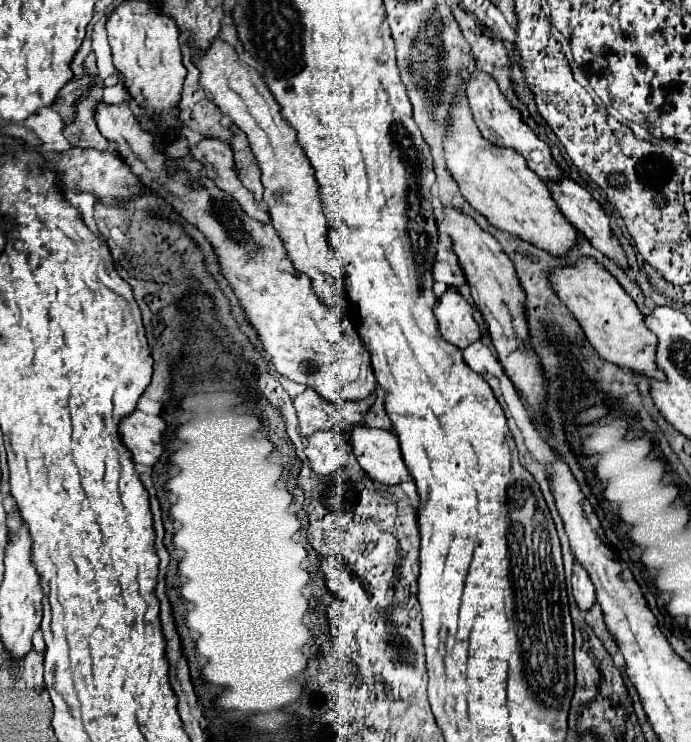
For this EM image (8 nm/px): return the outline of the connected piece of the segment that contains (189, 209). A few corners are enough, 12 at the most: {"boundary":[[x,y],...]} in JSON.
{"boundary":[[129,103],[105,139],[211,243],[279,375],[331,403],[377,385],[351,317],[325,305],[271,223],[165,173]]}

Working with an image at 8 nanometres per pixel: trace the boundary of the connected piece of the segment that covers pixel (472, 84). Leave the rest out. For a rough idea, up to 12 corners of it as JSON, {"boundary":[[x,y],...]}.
{"boundary":[[483,71],[467,79],[479,131],[513,147],[541,179],[559,179],[551,149]]}

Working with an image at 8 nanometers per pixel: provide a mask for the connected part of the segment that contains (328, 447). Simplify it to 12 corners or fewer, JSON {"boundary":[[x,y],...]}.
{"boundary":[[341,429],[317,431],[305,455],[317,475],[331,475],[349,457]]}

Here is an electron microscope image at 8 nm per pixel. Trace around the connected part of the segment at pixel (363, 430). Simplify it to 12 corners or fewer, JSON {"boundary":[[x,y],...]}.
{"boundary":[[355,425],[353,455],[371,479],[411,479],[393,431]]}

